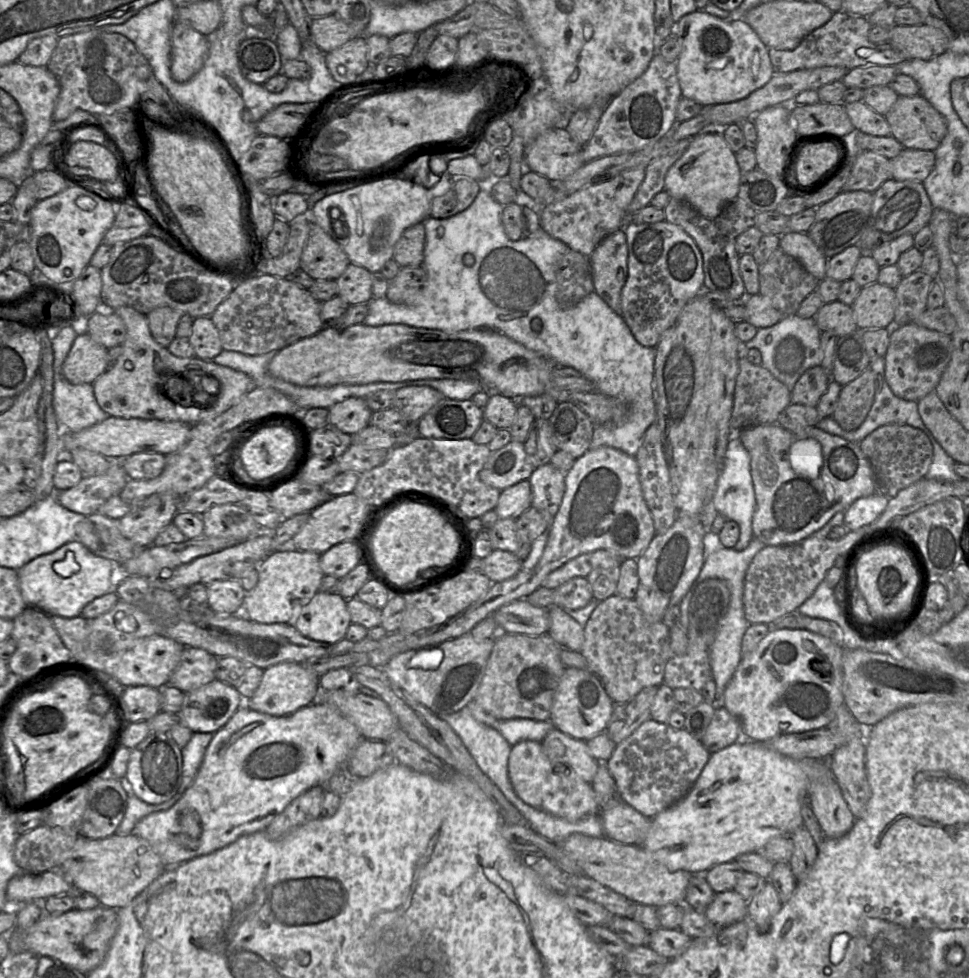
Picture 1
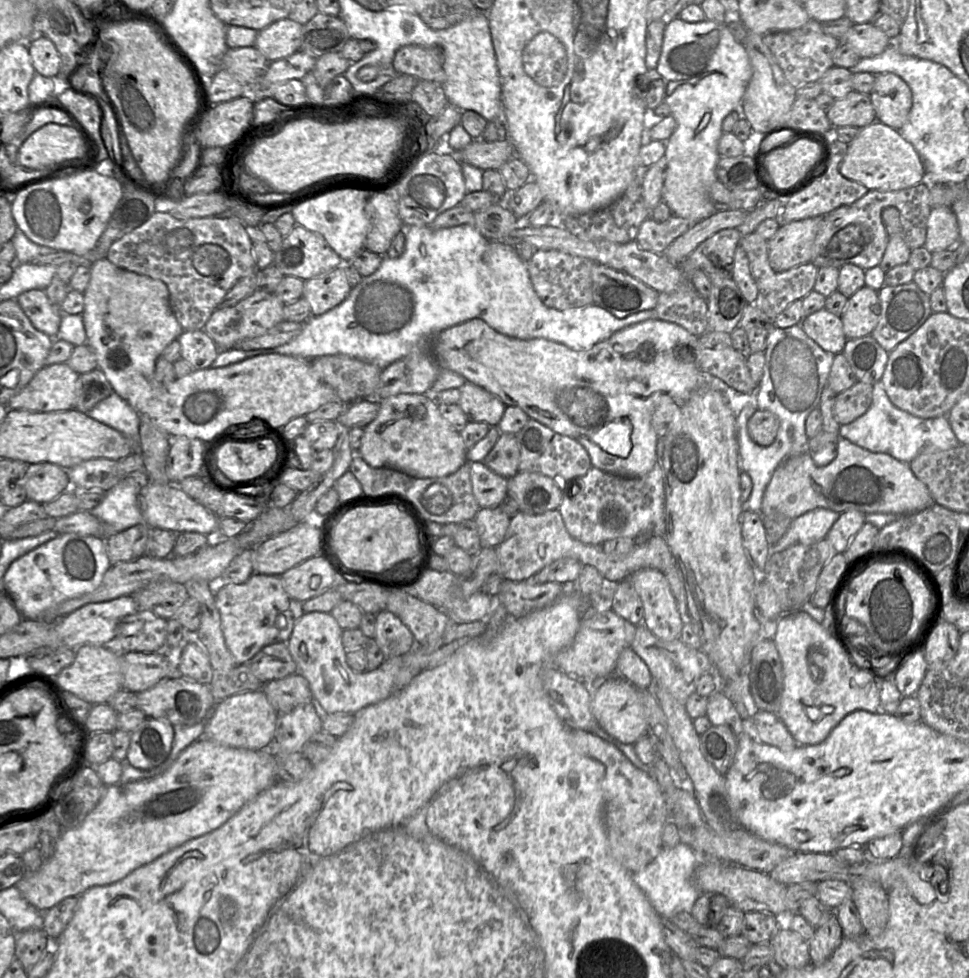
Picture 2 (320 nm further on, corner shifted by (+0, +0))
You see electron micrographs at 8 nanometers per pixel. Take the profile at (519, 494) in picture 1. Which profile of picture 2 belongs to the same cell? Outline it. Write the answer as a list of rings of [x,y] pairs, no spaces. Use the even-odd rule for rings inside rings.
[[[498,506],[480,508],[474,518],[482,548],[497,547],[504,539],[510,517]]]

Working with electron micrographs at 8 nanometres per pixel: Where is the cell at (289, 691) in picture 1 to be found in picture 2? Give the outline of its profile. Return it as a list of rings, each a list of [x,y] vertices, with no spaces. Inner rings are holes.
[[[261,689],[234,694],[216,703],[205,718],[207,722],[201,738],[231,748],[268,750],[274,743],[278,716],[279,714]]]

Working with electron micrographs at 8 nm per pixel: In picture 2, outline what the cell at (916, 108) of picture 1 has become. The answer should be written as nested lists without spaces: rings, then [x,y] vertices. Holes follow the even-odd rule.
[[[894,73],[877,74],[869,95],[877,121],[896,130],[907,122],[912,92],[901,77]]]

